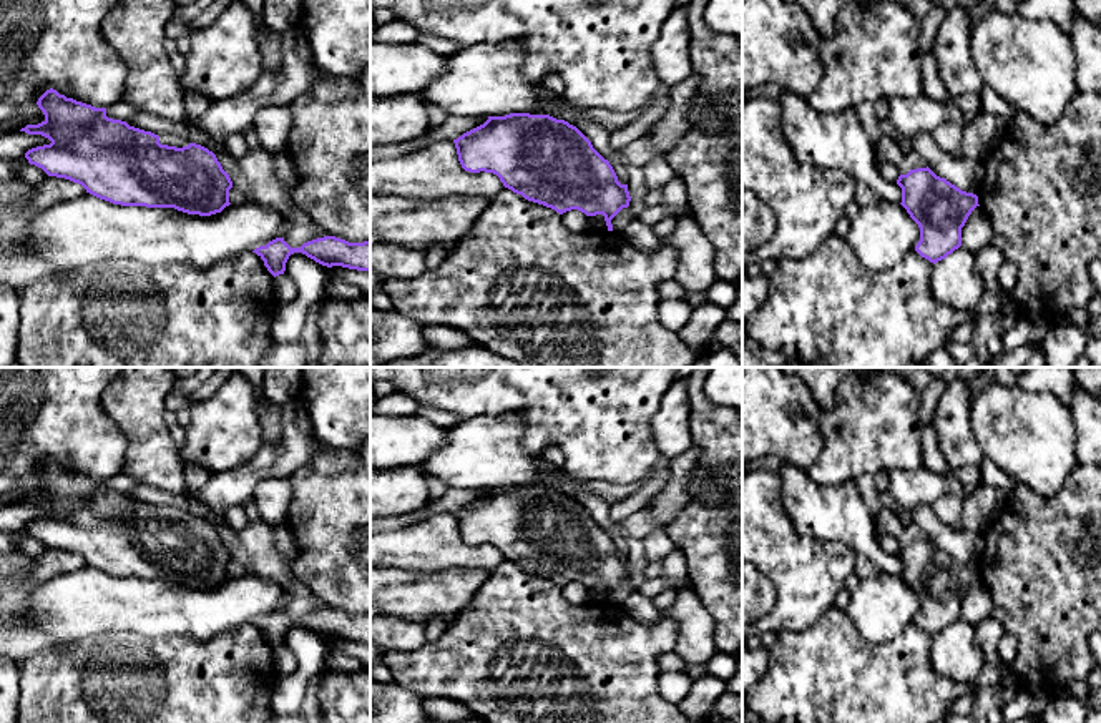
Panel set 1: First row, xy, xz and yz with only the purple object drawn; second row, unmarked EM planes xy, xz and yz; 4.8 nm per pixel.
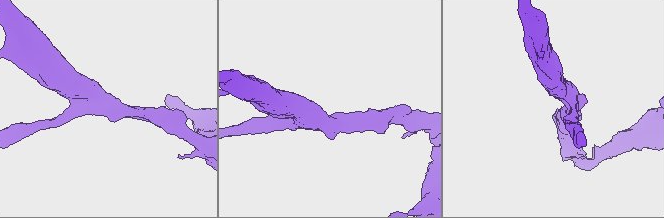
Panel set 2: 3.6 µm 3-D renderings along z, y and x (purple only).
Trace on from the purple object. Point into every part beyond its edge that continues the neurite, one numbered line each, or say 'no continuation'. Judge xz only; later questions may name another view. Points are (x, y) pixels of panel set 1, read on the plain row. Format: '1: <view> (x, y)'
no continuation

